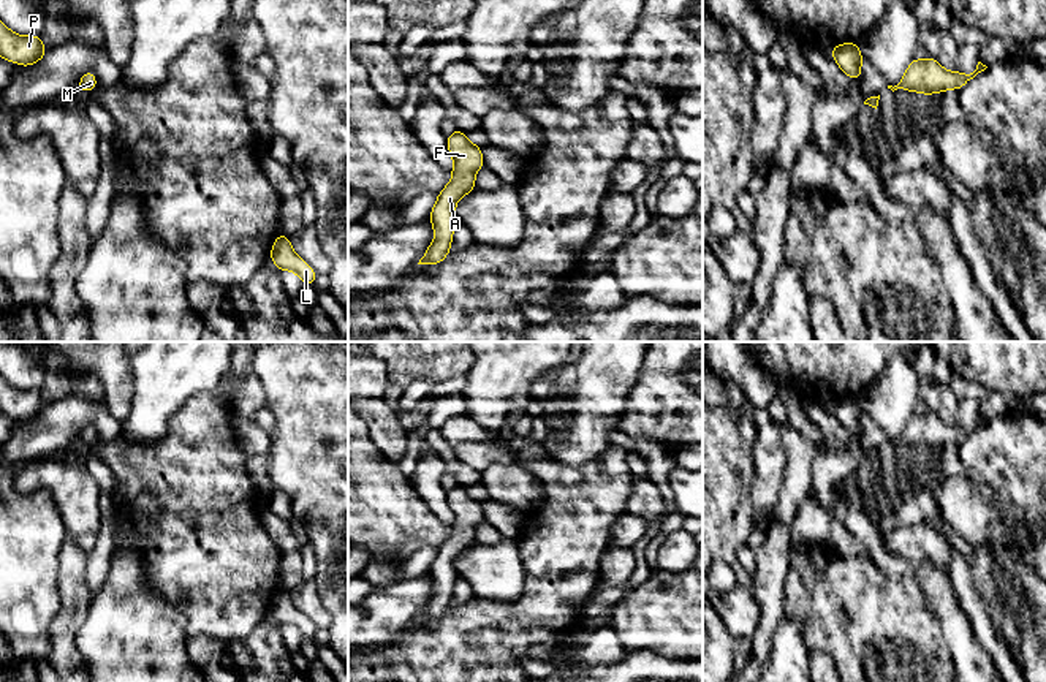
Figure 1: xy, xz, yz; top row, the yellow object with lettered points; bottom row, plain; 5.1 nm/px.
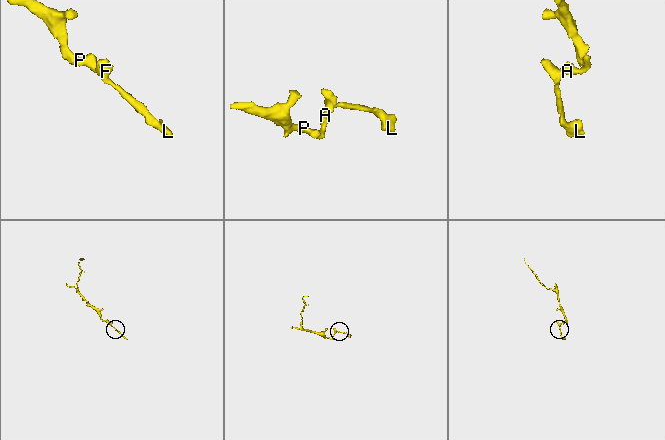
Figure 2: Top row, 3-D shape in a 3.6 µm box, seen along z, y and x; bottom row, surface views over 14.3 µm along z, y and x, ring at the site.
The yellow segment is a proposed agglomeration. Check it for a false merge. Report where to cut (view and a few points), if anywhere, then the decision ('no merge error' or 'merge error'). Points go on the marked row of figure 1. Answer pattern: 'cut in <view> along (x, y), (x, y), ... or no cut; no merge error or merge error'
no cut; no merge error

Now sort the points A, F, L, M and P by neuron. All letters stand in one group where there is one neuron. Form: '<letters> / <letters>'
A F L M P

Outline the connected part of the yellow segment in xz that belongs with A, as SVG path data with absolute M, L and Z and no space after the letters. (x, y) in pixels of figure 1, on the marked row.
M453 130L448 136L448 150L454 158L453 179L438 193L430 212L435 239L418 264L440 264L451 250L451 236L459 225L454 215L456 203L475 190L475 172L484 166L481 147L467 139L467 133Z

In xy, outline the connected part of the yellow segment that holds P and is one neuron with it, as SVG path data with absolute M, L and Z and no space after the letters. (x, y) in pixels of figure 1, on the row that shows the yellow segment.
M0 21L0 57L22 66L41 60L47 54L40 35L17 36Z

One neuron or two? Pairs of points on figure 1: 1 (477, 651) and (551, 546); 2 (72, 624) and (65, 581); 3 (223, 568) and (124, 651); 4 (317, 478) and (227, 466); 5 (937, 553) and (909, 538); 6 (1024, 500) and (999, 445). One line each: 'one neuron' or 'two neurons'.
1: one neuron
2: one neuron
3: two neurons
4: two neurons
5: one neuron
6: one neuron

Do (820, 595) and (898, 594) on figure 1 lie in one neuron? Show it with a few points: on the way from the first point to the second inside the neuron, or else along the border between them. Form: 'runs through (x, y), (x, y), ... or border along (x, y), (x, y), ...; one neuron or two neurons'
runs through (839, 597), (879, 597); one neuron

